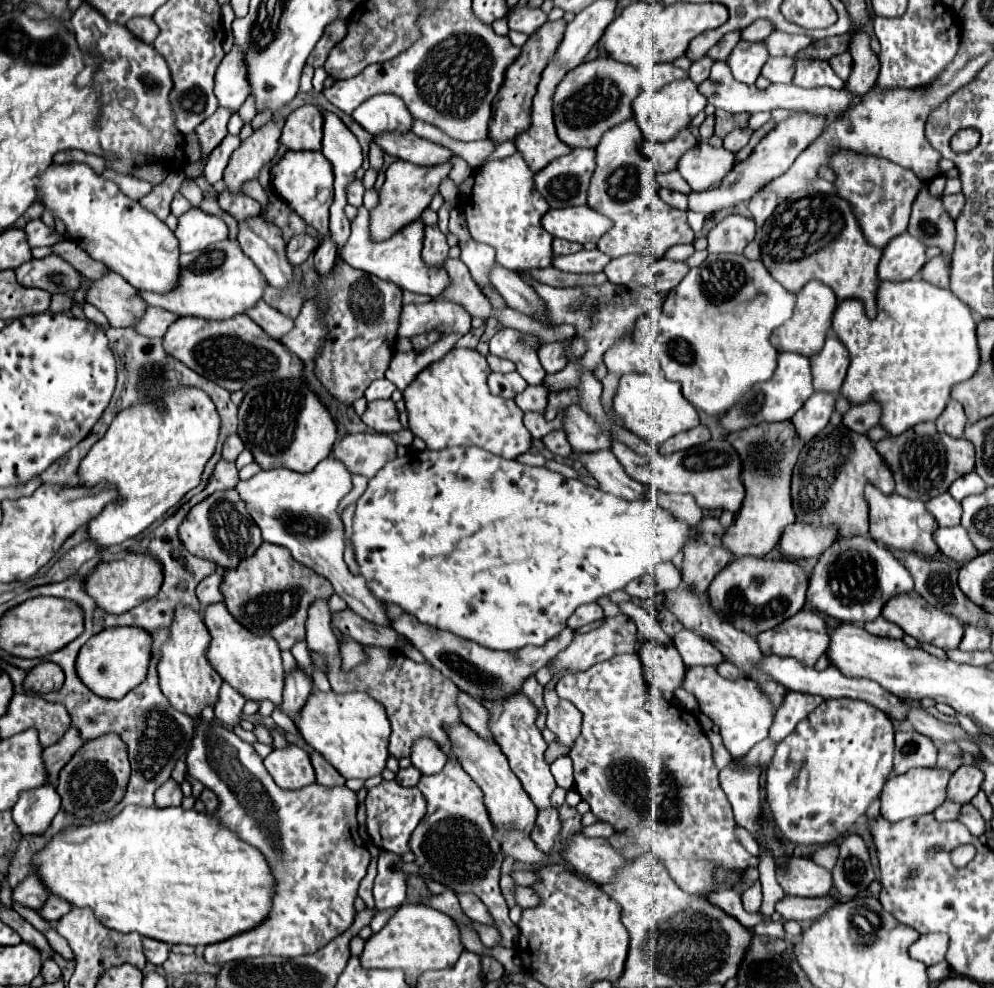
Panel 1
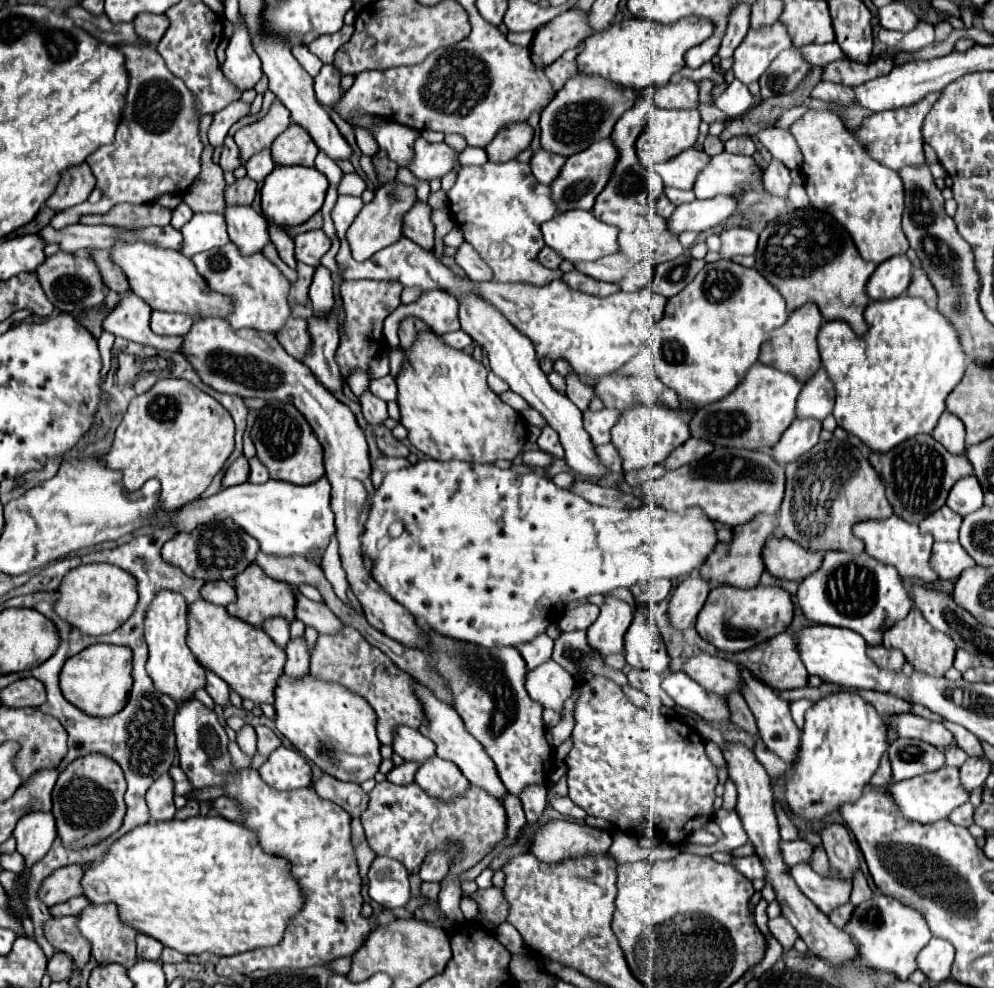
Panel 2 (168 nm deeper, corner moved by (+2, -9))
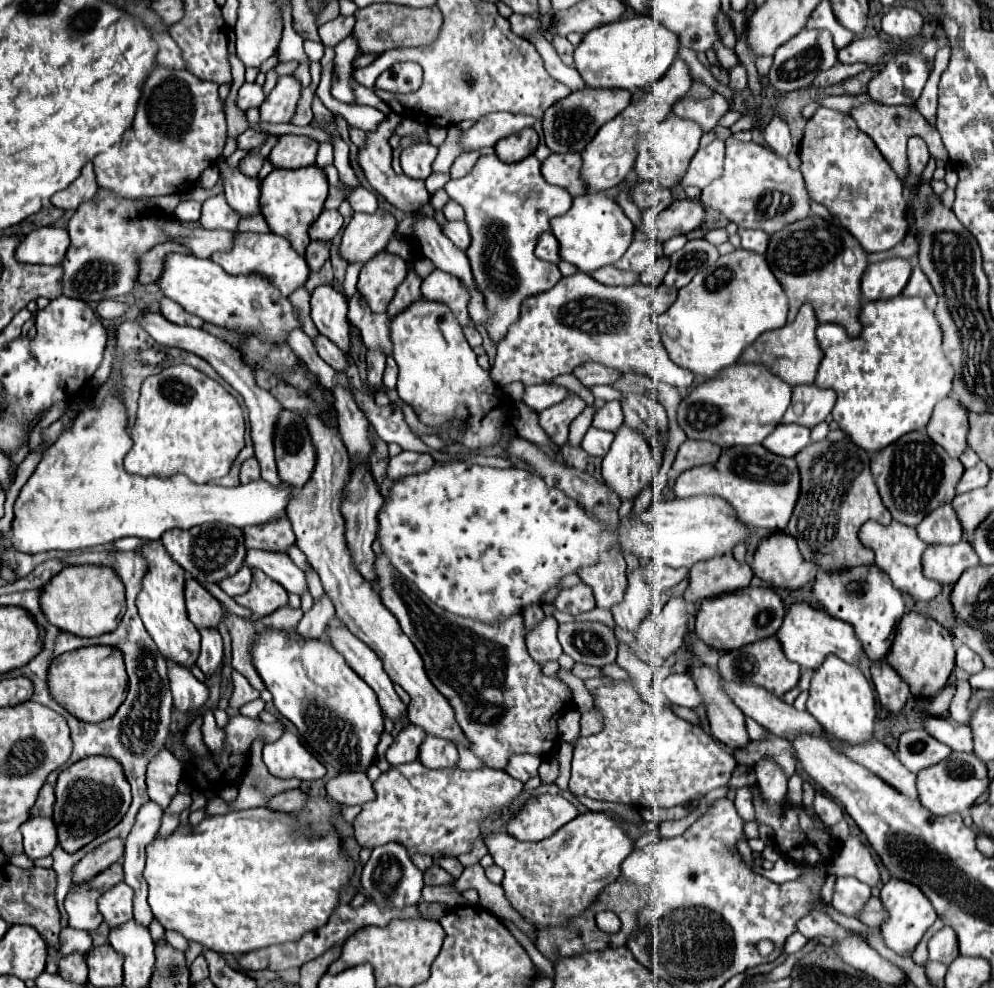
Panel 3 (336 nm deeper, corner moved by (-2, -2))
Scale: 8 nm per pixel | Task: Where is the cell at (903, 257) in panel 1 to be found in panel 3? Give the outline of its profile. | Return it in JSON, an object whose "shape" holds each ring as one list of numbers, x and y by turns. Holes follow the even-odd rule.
{"shape":[[891,257,871,263,863,275,861,291,867,301,889,299,903,291,911,277,911,263,901,257]]}

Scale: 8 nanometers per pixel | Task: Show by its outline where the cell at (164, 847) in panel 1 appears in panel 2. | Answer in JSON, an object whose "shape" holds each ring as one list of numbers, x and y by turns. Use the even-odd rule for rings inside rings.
{"shape":[[195,816,137,826,119,838,101,860,87,866,81,884,83,894,93,904,115,902,121,920,135,930,157,938,181,954,197,956,203,952,235,956,247,950,275,946,283,940,289,920,305,902,299,884,291,878,291,864,285,858,263,852,253,830,223,816]]}

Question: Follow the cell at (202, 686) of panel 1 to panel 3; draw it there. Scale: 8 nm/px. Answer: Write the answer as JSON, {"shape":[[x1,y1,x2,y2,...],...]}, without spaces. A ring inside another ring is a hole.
{"shape":[[147,541,141,547,141,553,149,561,149,573,143,577,143,587,141,593,137,595,137,609,143,619,143,625,167,663,191,669,199,657,199,631,187,619,185,611,185,597,183,597,185,569,181,569,181,565,177,565,169,557,169,553,159,541]]}

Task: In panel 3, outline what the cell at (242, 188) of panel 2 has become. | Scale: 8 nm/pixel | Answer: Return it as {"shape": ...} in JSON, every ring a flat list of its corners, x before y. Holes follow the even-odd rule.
{"shape":[[247,155,247,157,241,159,239,169,241,169,241,173,247,175,247,177,257,177,257,173,259,173,263,161,265,161,263,157,251,157,251,155]]}

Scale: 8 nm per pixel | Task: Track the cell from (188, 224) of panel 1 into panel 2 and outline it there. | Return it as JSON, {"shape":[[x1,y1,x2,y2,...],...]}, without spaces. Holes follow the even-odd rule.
{"shape":[[203,212,203,214,193,214,191,222,187,222,183,228,183,254,193,256,197,252,205,252,211,248,219,248,229,242,227,228,225,228,225,218,215,212]]}

